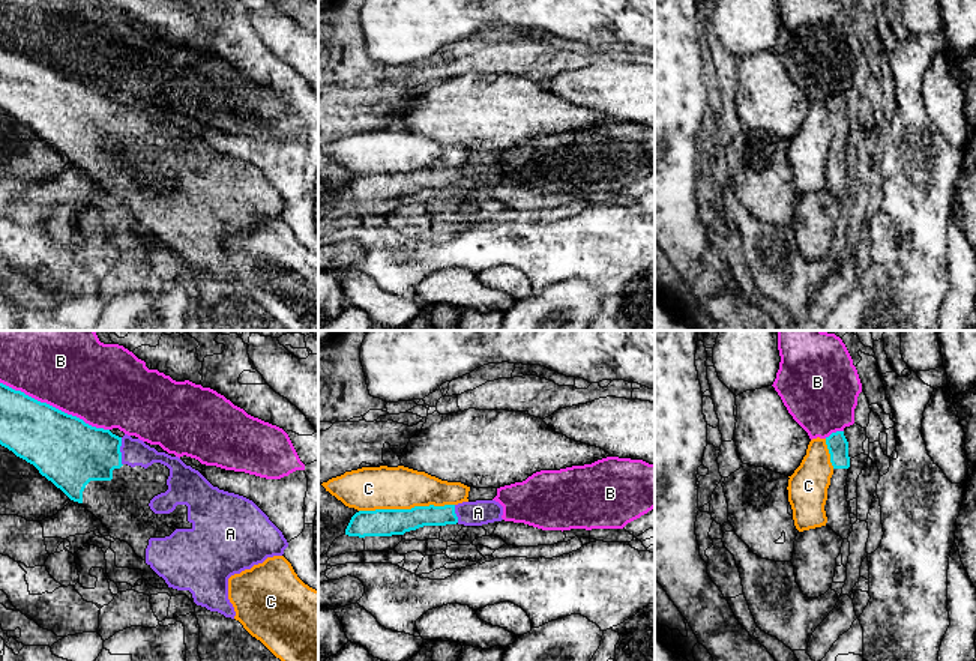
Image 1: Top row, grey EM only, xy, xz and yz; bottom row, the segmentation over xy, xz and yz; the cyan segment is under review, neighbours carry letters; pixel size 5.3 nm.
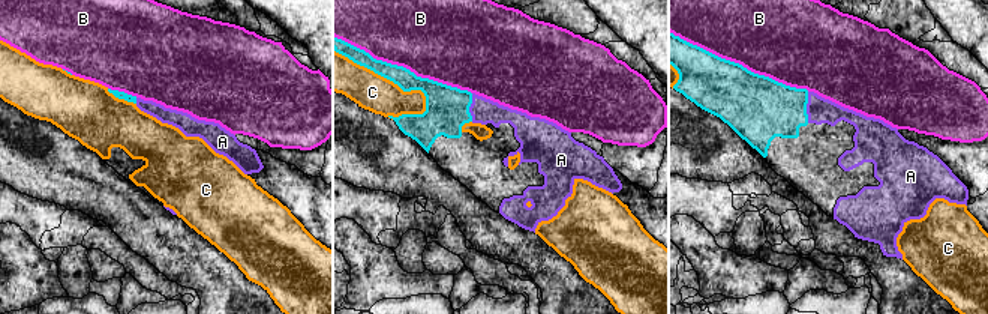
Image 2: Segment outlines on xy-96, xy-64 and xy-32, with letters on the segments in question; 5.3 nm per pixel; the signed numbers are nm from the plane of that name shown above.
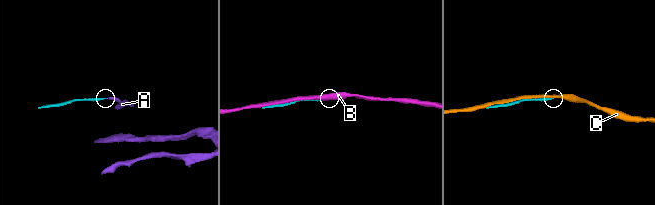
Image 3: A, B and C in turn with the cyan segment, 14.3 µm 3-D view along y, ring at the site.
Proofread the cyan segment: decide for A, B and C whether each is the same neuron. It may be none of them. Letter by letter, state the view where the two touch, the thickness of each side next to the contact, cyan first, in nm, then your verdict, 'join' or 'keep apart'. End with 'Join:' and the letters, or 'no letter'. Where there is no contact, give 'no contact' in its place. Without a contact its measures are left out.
A: xy | 360/140 nm | join
B: xy | 360/420 nm | keep apart
C: xz | 140/240 nm | keep apart
Join: A

